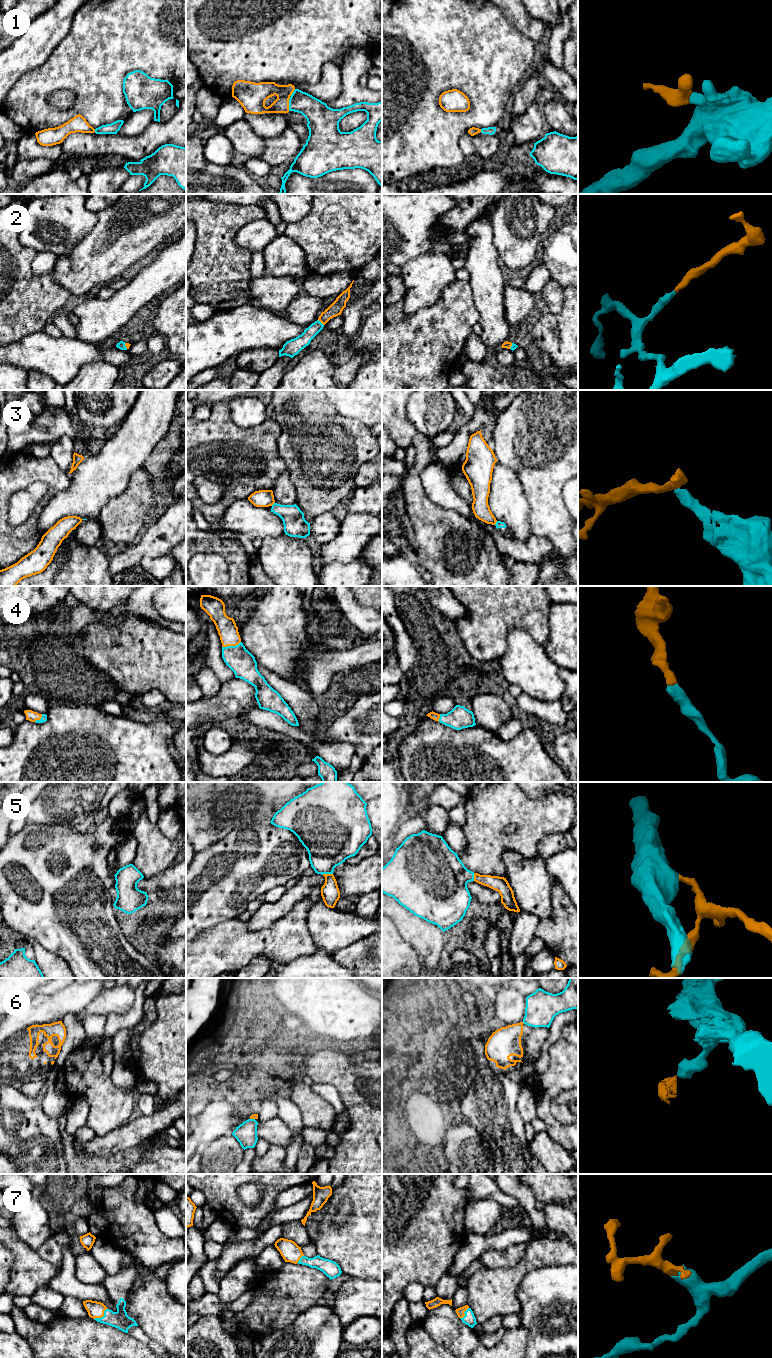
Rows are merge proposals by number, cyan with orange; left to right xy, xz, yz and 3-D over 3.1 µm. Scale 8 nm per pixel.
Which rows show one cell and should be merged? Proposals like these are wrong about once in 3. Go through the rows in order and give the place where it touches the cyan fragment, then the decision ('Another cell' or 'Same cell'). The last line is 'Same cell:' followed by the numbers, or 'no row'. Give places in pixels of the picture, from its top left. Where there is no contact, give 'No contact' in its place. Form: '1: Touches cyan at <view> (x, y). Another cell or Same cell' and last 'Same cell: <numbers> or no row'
1: Touches cyan at xz (289, 104). Same cell
2: Touches cyan at xz (320, 322). Same cell
3: Touches cyan at yz (496, 523). Another cell
4: Touches cyan at xz (231, 646). Same cell
5: Touches cyan at xz (327, 873). Same cell
6: Touches cyan at xz (252, 1119). Another cell
7: Touches cyan at xy (103, 1316). Same cell
Same cell: 1, 2, 4, 5, 7

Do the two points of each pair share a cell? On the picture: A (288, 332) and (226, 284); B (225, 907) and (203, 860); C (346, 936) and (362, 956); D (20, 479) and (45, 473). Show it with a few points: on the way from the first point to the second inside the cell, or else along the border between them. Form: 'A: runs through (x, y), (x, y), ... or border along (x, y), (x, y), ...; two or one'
A: border along (252, 299), (242, 305), (226, 310); two
B: runs through (220, 895), (209, 884), (209, 872); one
C: border along (371, 934), (336, 949), (332, 953); two
D: runs through (26, 473), (39, 473); one

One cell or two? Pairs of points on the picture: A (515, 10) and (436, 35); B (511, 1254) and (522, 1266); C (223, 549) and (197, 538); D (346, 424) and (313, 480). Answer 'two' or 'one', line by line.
A: two
B: two
C: one
D: one

